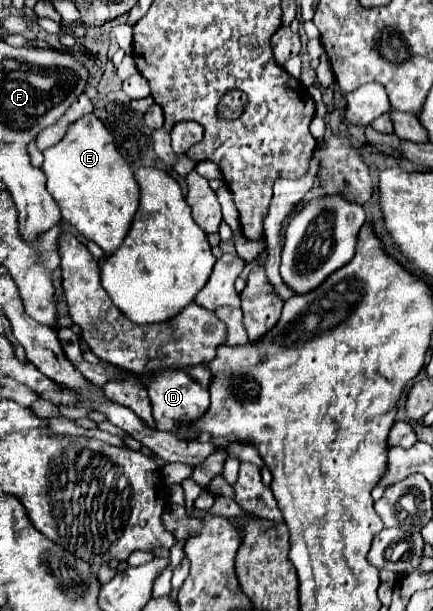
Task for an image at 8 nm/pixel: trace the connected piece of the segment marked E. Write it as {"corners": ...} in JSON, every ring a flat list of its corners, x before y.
{"corners":[[91,113,73,123,67,135,57,145,45,149,43,155,47,189,57,201,63,219,85,239,97,243,105,257,113,255,121,247,139,207,139,185,129,163,117,151,111,133]]}

